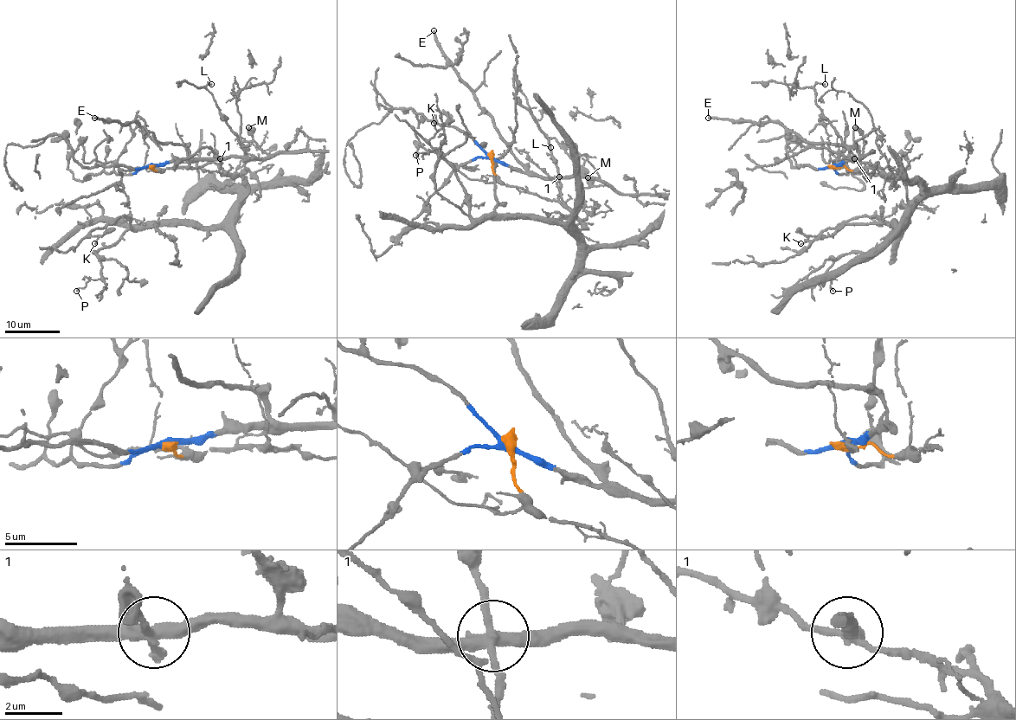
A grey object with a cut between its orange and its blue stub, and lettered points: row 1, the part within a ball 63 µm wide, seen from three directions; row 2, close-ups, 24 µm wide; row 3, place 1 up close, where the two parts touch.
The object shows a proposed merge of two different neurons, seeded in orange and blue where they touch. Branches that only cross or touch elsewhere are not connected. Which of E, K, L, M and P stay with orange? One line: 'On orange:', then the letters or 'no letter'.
On orange: K, P

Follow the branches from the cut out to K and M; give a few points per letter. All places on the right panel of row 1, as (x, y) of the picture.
K: (833, 165), (850, 170), (877, 163), (887, 174), (897, 174), (908, 215), (897, 227), (858, 216), (800, 243)
M: (833, 165), (860, 157), (863, 153), (864, 141), (856, 127)

